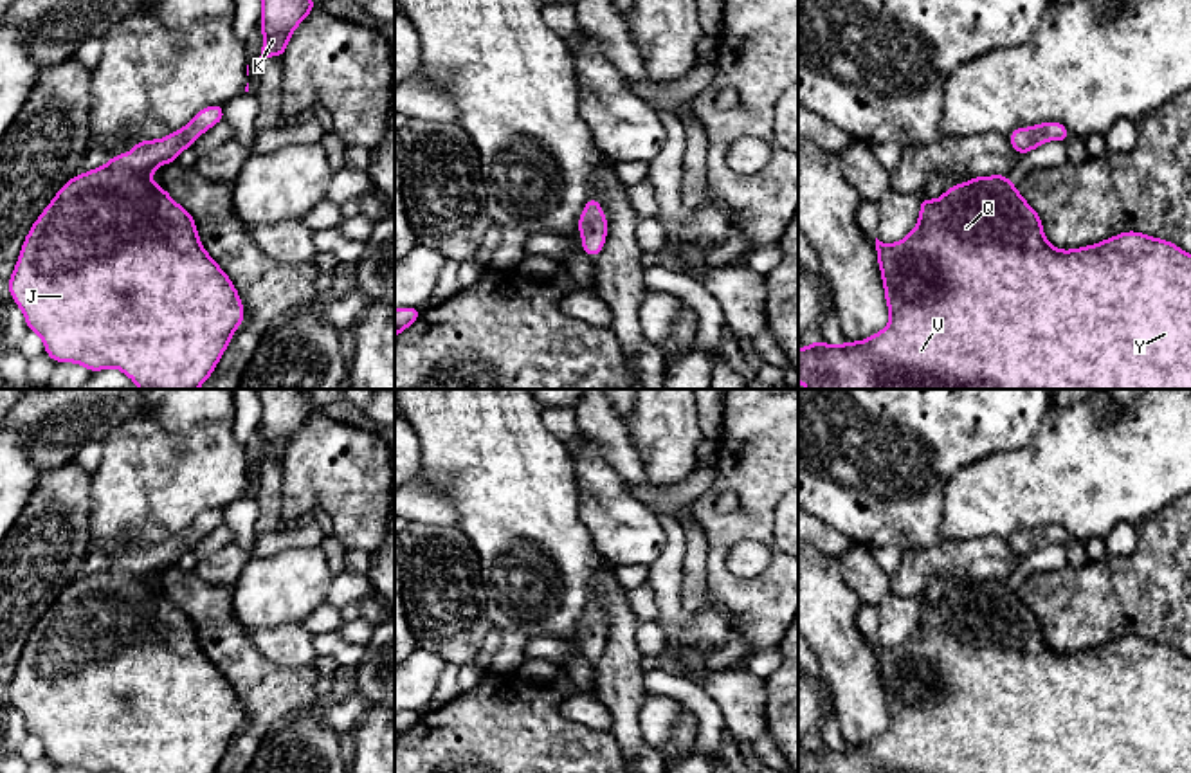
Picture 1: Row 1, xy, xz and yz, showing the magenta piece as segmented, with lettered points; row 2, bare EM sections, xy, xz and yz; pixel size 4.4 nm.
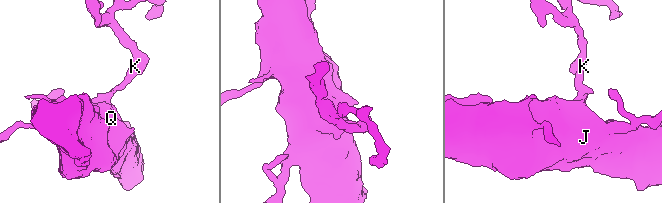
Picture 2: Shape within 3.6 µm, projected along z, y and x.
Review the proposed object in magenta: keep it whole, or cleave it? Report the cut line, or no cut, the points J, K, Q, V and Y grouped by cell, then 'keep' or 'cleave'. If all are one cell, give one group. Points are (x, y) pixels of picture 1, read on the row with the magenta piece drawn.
cut none; groups J K Q V Y; keep

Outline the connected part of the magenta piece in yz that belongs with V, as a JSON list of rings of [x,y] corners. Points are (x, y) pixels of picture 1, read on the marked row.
[[[995,175],[957,184],[939,200],[921,198],[915,229],[890,245],[876,238],[876,250],[890,323],[859,342],[845,341],[836,348],[816,341],[800,348],[798,382],[807,389],[1191,389],[1191,254],[1168,240],[1128,231],[1090,247],[1058,250],[1045,240],[1038,213],[1022,198],[1018,187],[1007,175]]]

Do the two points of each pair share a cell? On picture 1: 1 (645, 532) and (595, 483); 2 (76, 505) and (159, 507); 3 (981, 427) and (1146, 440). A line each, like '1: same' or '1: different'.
1: same
2: different
3: different

